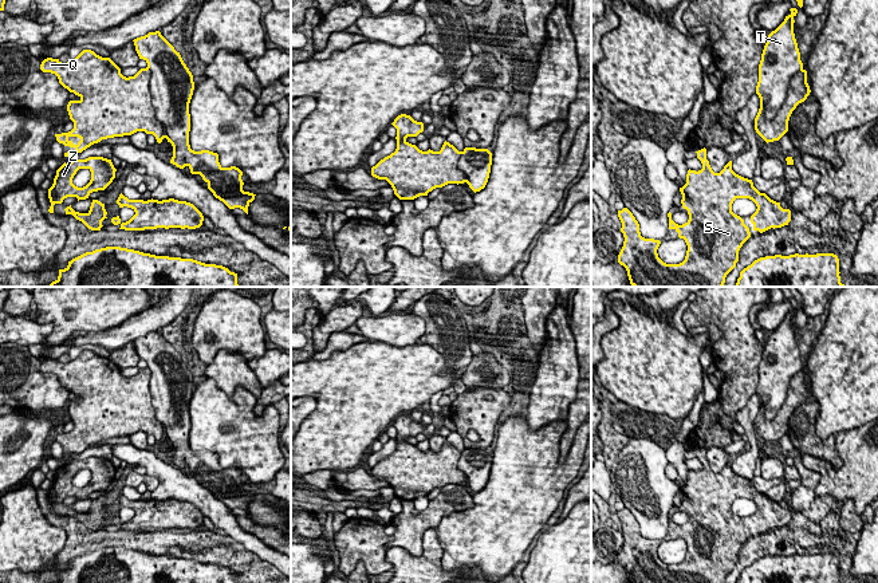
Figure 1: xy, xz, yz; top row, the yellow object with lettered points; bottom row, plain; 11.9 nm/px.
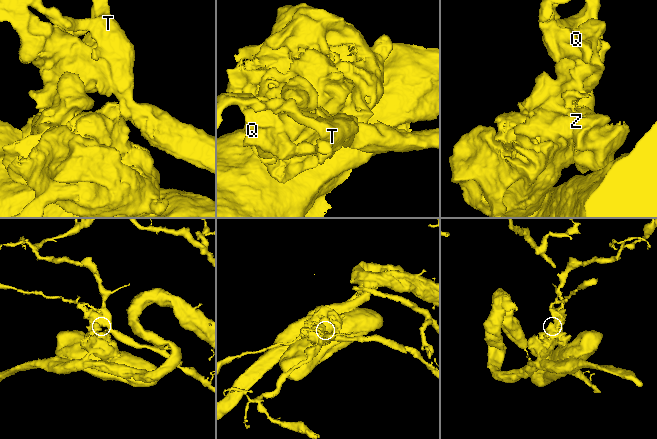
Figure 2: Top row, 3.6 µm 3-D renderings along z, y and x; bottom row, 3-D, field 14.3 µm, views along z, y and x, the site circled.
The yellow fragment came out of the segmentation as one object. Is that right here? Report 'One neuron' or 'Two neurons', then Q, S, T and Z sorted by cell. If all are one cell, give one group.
One neuron. Groups: Q S T Z

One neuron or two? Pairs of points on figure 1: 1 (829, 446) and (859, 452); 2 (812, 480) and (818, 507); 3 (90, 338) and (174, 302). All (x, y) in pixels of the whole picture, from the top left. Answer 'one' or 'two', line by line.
1: two
2: one
3: one

